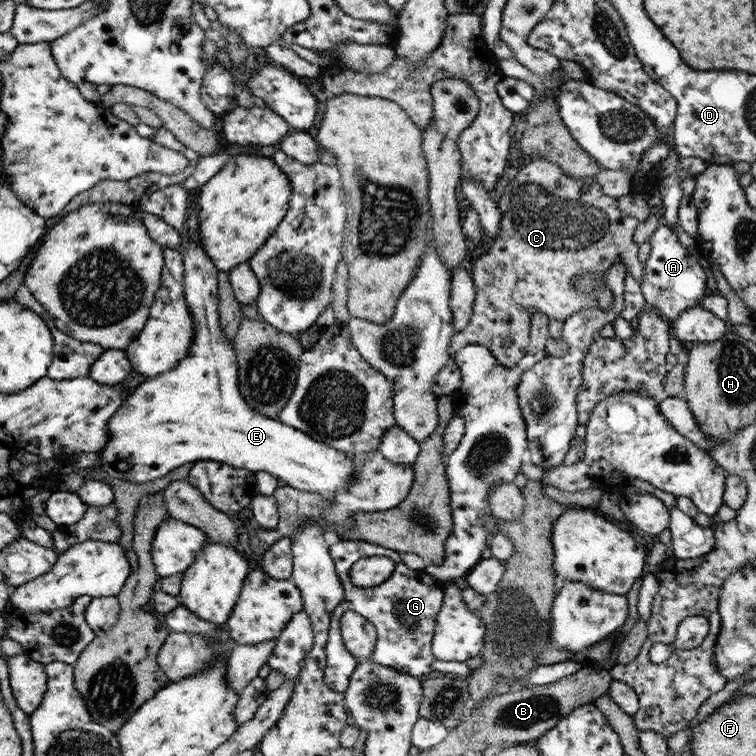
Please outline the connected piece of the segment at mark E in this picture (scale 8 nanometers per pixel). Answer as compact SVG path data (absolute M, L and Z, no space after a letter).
M200 188L188 198L188 217L186 228L189 238L186 238L186 250L182 251L185 260L184 276L186 283L186 301L190 306L192 318L195 321L195 342L190 353L179 362L178 366L167 373L146 379L139 384L130 398L112 416L107 424L108 442L99 451L100 463L95 470L108 474L110 478L126 478L132 482L142 483L147 480L162 478L178 466L187 462L214 460L242 467L252 472L266 471L273 474L280 482L306 492L320 493L330 497L337 492L346 492L357 474L357 468L349 454L336 447L318 442L304 431L288 426L279 419L260 415L250 408L239 387L239 366L234 342L227 339L225 330L221 327L219 318L219 280L216 280L218 269L208 258L202 238L199 238L199 199Z

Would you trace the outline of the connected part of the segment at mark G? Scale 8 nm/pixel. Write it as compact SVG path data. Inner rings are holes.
M340 540L330 547L331 557L335 561L344 590L344 601L340 602L335 613L331 616L330 640L327 642L326 683L332 690L342 693L349 685L349 678L358 666L358 659L348 652L341 636L341 619L348 611L360 614L375 627L377 641L370 660L412 676L422 676L430 672L458 674L467 678L471 670L465 662L440 661L432 656L431 644L436 627L436 618L441 610L444 594L437 579L427 579L424 570L411 569L403 563L398 551L366 542L365 540ZM371 556L386 556L395 562L392 574L386 582L376 588L356 588L348 583L352 565L361 558Z

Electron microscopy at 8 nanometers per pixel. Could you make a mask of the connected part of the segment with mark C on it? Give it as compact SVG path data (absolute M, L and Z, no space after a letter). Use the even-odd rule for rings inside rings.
M538 158L532 159L530 163L524 165L523 168L508 182L508 186L504 188L504 192L497 202L497 209L501 213L500 219L500 230L496 237L496 242L492 246L492 250L488 250L486 256L480 256L477 258L471 274L476 285L476 300L474 301L473 313L471 316L471 324L468 324L463 329L466 332L462 332L464 336L468 338L476 338L476 340L466 340L466 342L476 342L477 346L481 348L489 349L491 353L496 357L496 360L506 368L514 368L524 355L526 354L526 346L529 344L529 330L531 315L527 314L532 312L532 310L542 311L547 314L550 319L564 320L572 314L577 313L580 309L585 309L586 307L600 307L601 309L607 309L613 301L613 294L600 287L589 294L580 294L574 291L573 282L576 276L582 274L583 272L595 272L598 275L603 275L614 263L622 261L627 266L627 272L639 282L644 274L643 262L638 260L638 250L639 246L634 242L633 234L635 233L635 228L638 226L638 219L623 212L617 203L616 197L610 197L606 195L600 184L596 183L595 180L583 178L572 178L572 176L566 176L562 170L560 170L560 165L556 164L554 161Z

